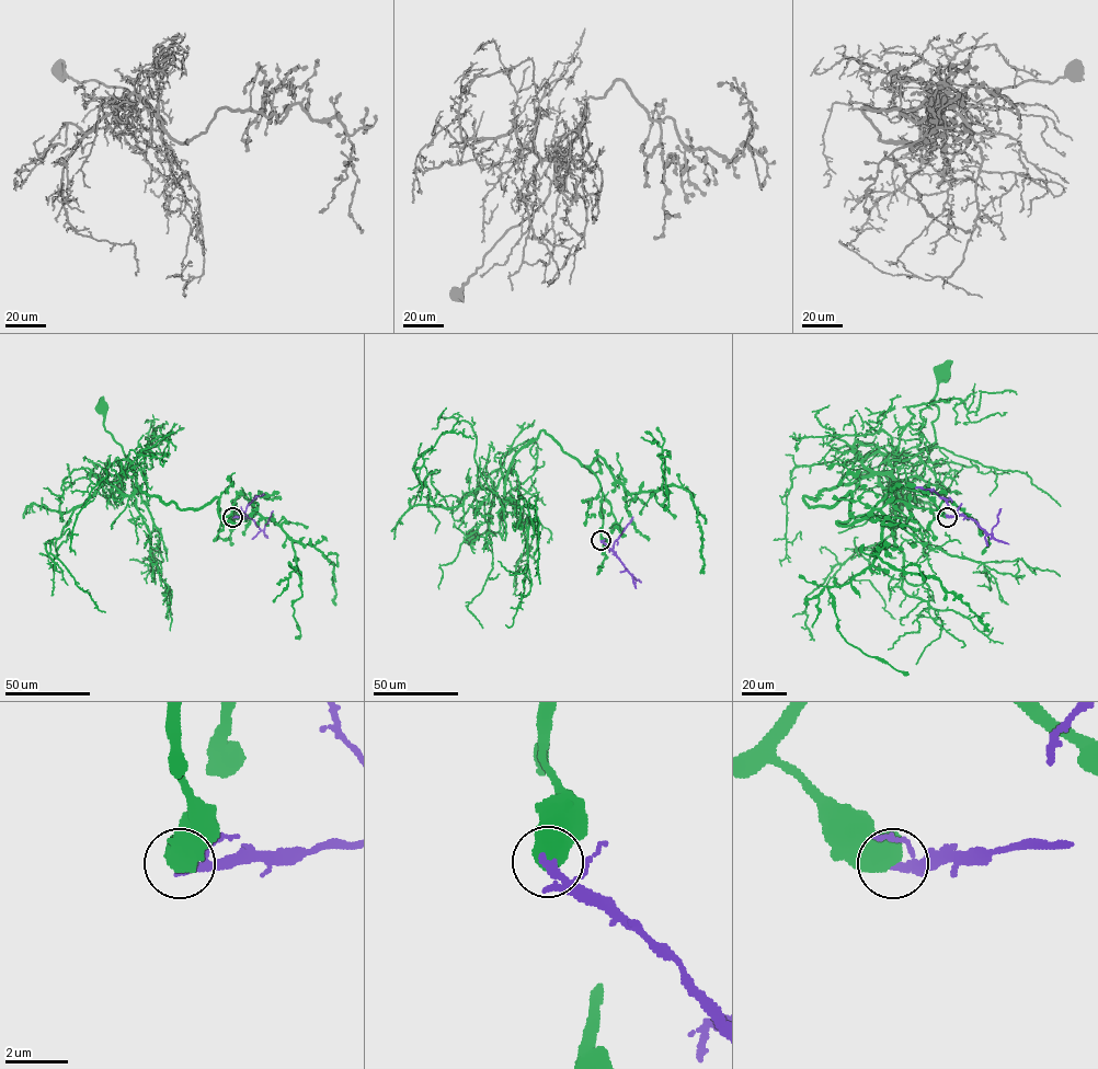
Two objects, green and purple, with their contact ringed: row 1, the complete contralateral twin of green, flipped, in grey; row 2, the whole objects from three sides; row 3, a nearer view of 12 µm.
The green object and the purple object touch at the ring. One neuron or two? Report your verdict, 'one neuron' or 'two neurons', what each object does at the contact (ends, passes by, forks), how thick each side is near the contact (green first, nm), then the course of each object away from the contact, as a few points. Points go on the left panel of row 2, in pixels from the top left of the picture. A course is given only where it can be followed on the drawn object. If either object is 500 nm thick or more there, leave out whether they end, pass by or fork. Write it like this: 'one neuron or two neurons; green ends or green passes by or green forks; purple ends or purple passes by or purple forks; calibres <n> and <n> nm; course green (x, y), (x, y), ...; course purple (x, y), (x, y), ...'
two neurons; calibres 750 and 200 nm; course green (232, 517), (233, 503), (224, 517), (217, 497), (181, 509), (144, 493), (105, 428), (102, 405); course purple (232, 517), (247, 516), (263, 530), (273, 510)

